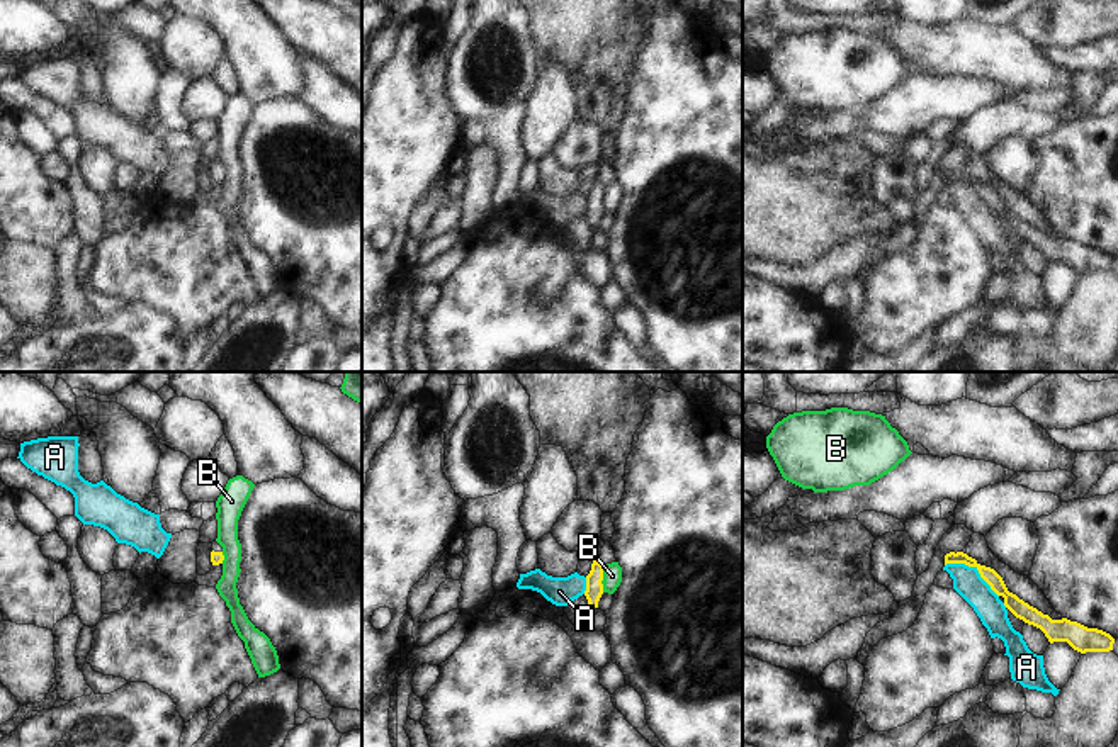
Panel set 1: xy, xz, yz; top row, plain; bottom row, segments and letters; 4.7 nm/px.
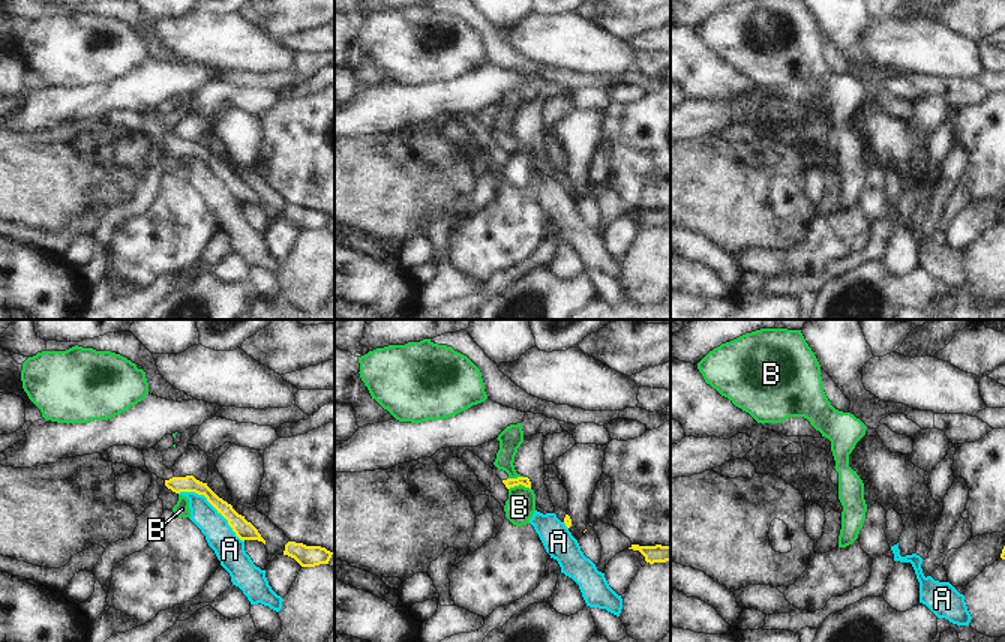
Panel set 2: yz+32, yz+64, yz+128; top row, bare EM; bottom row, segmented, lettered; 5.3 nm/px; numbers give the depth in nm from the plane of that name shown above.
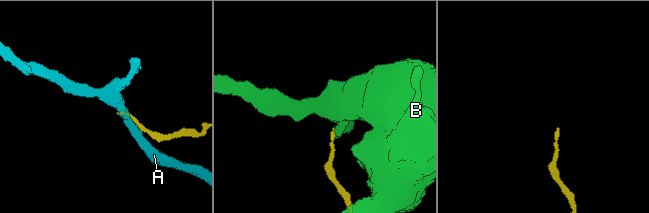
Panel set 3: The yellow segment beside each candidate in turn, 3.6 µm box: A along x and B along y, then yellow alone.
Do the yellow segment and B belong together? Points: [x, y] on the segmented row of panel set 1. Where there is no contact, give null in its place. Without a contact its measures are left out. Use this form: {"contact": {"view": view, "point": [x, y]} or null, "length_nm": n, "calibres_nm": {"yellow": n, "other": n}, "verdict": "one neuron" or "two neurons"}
{"contact": {"view": "xz", "point": [602, 579]}, "length_nm": 130, "calibres_nm": {"yellow": 80, "other": 100}, "verdict": "two neurons"}

